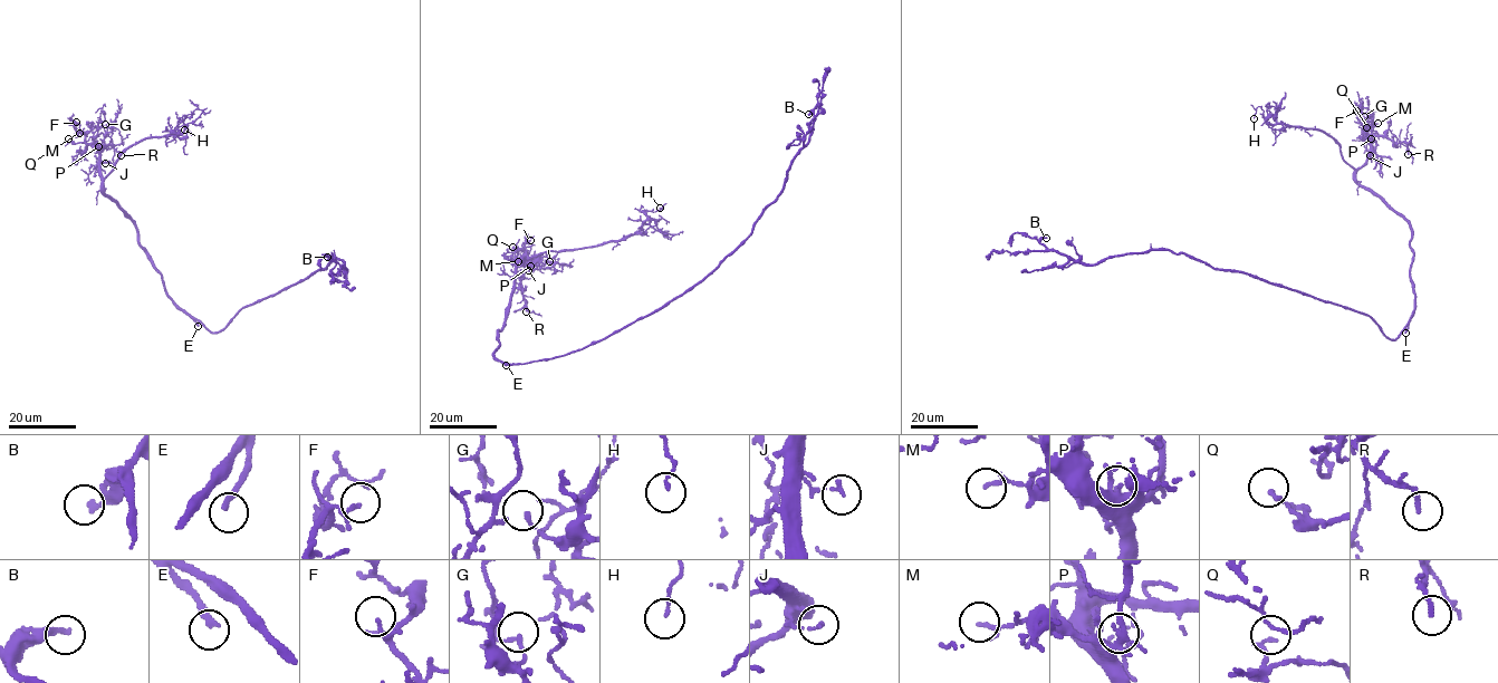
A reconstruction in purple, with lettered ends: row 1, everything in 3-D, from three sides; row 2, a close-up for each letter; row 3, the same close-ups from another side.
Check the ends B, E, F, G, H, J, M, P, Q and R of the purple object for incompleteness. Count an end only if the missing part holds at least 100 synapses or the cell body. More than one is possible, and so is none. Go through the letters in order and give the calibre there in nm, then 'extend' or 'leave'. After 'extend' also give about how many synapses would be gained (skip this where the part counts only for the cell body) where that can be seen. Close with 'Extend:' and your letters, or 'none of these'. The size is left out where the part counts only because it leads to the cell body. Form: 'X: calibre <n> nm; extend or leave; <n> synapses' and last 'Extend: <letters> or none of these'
B: calibre 240 nm; leave
E: calibre 240 nm; extend
F: calibre 90 nm; leave
G: calibre 90 nm; leave
H: calibre 90 nm; leave
J: calibre 130 nm; leave
M: calibre 90 nm; leave
P: calibre 170 nm; leave
Q: calibre 140 nm; leave
R: calibre 160 nm; leave
Extend: E

